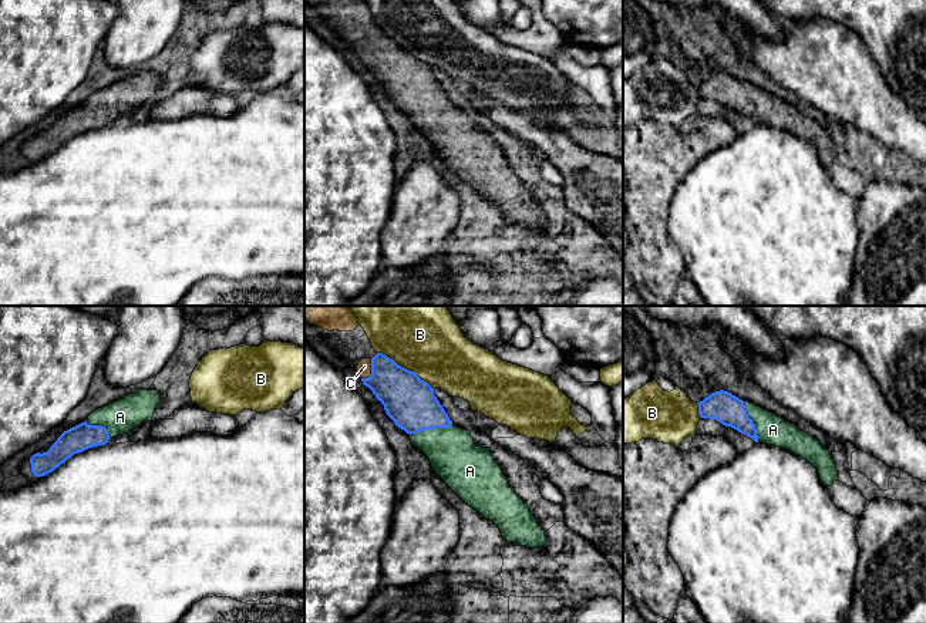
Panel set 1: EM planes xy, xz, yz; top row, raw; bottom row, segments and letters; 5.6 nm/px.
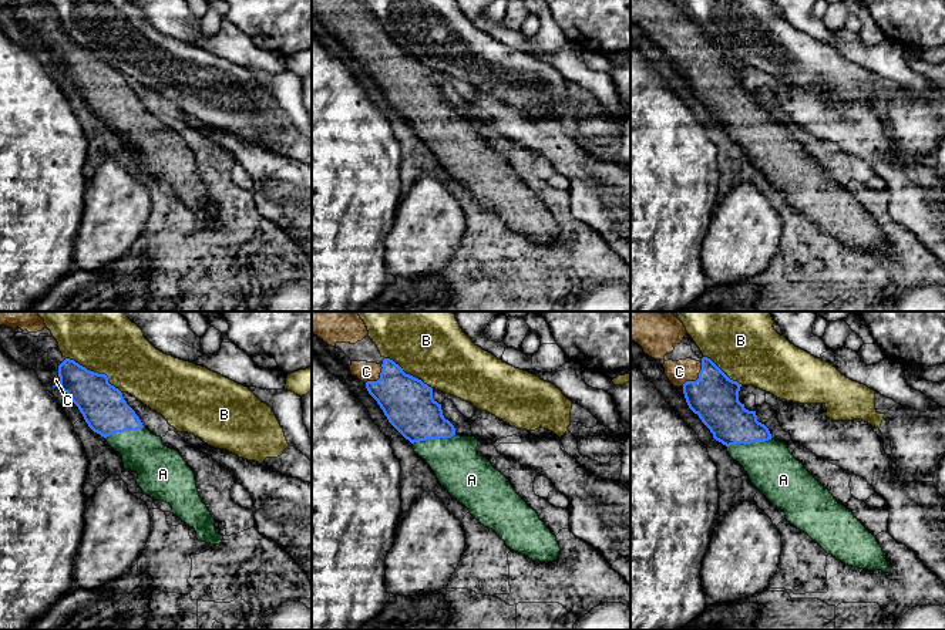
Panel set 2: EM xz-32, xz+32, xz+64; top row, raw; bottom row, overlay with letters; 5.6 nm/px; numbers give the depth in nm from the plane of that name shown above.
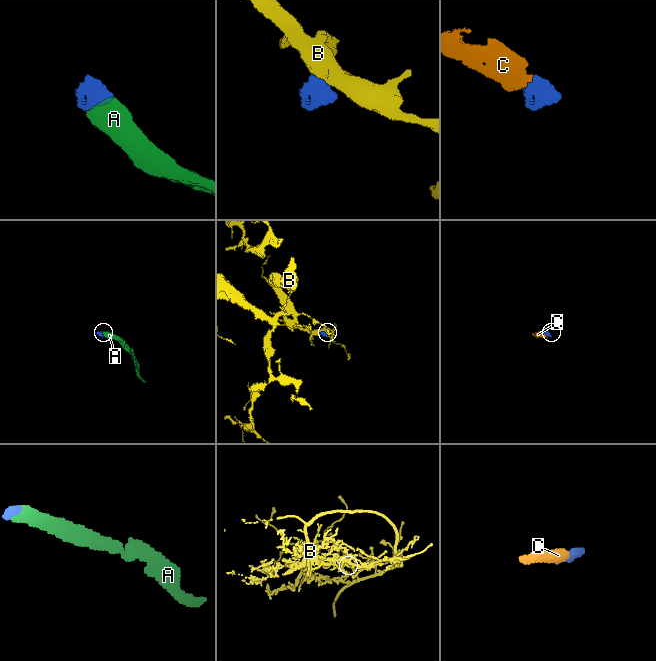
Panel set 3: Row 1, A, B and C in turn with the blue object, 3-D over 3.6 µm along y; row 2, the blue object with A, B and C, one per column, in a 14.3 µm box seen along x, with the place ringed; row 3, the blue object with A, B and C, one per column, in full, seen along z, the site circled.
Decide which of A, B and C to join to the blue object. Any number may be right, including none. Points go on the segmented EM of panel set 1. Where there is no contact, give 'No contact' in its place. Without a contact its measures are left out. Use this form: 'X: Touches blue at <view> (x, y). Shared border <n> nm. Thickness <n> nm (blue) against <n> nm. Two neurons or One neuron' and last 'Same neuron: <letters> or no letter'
A: Touches blue at xz (430, 428). Shared border 240 nm. Thickness 280 nm (blue) against 280 nm. One neuron
B: Touches blue at xz (406, 369). Shared border 380 nm. Thickness 280 nm (blue) against 440 nm. Two neurons
C: Touches blue at xz (371, 371). Shared border 130 nm. Thickness 280 nm (blue) against 80 nm. One neuron
Same neuron: A, C

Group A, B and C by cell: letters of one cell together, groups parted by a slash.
A C / B

